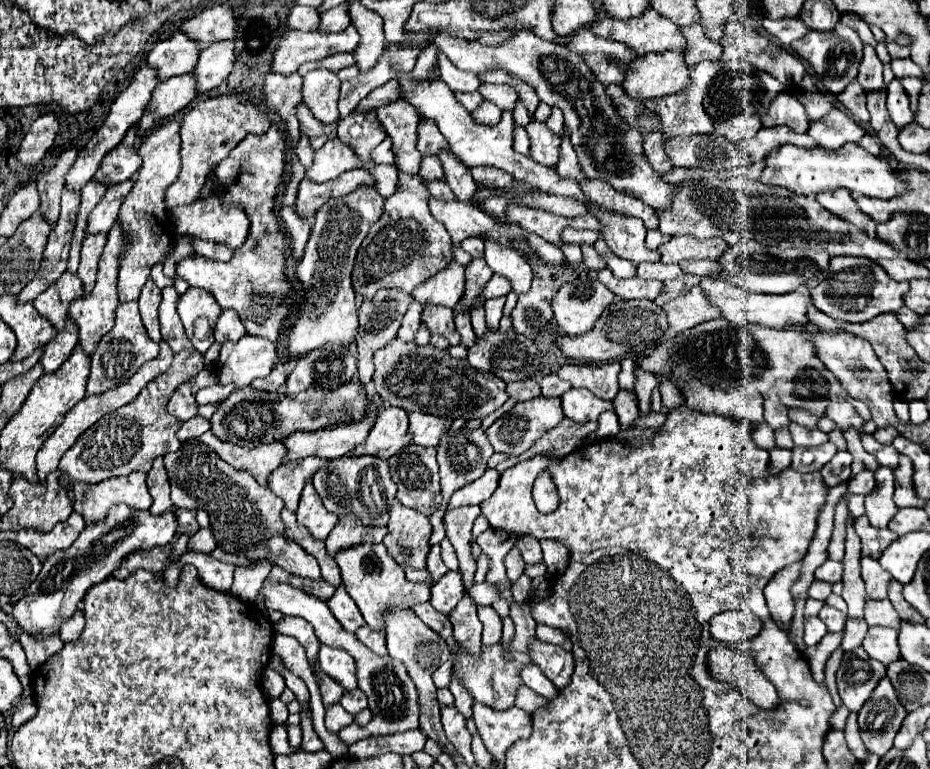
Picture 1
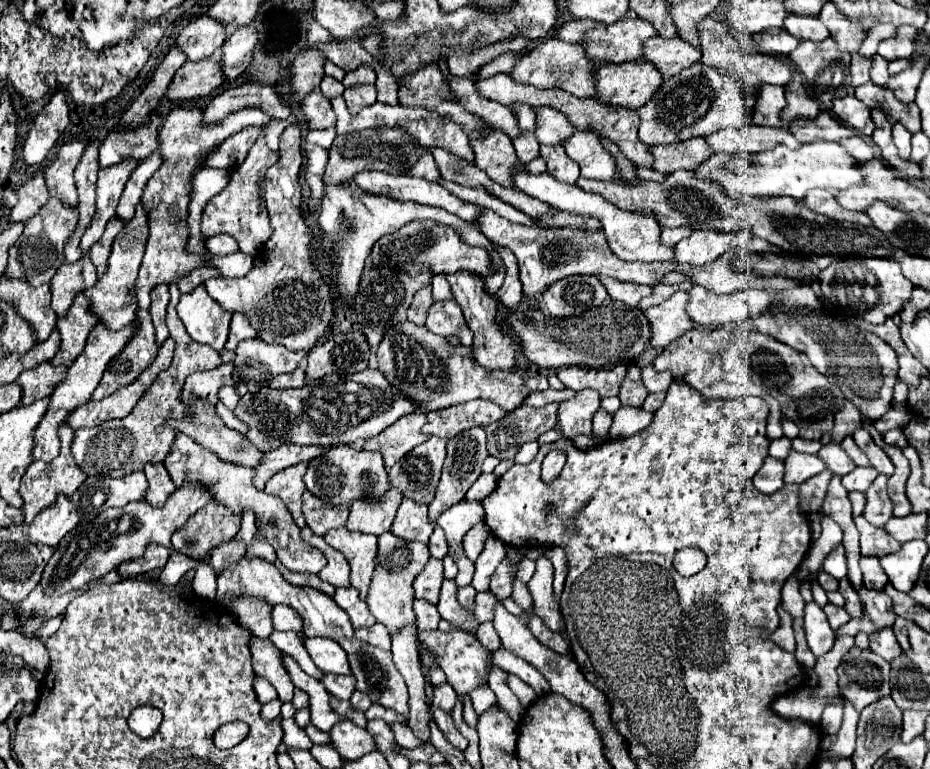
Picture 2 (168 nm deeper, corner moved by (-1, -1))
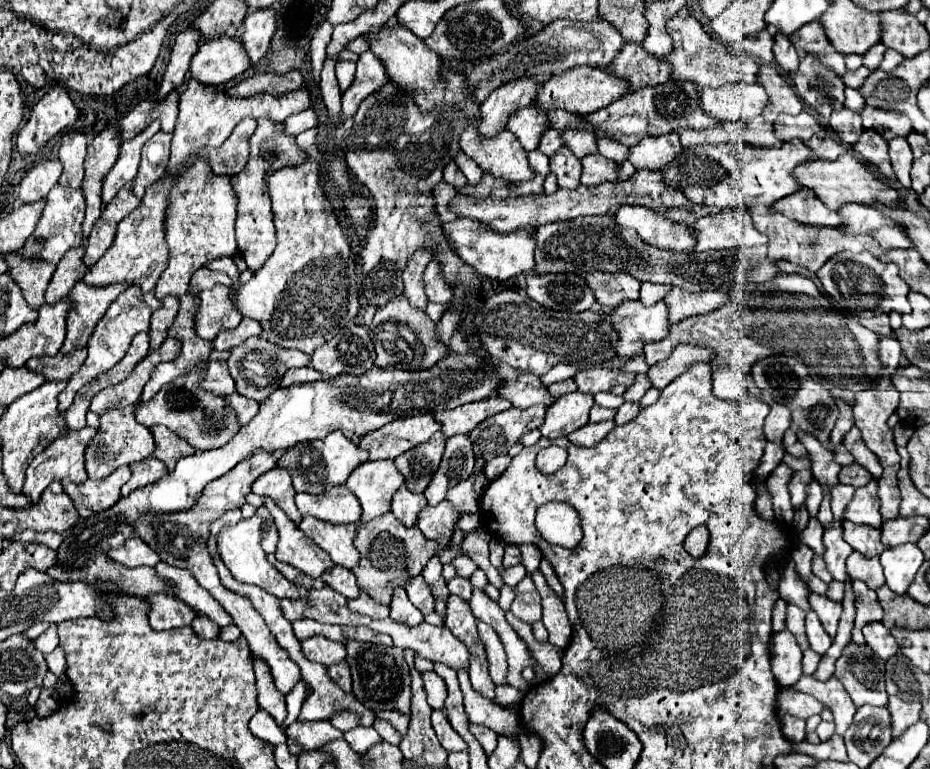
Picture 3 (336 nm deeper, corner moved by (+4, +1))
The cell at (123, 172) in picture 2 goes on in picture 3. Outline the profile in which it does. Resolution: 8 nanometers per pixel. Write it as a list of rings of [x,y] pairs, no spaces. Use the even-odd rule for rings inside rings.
[[[152,122],[144,132],[140,132],[136,138],[122,142],[120,154],[116,164],[110,168],[102,182],[102,202],[108,204],[118,190],[124,184],[130,184],[134,180],[134,174],[138,174],[138,164],[140,164],[140,150],[148,138],[152,138],[160,130],[160,122]]]

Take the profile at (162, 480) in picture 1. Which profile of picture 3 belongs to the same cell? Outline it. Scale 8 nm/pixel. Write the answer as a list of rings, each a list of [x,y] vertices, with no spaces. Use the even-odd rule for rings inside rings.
[[[146,458],[146,460],[140,460],[140,462],[132,462],[130,470],[132,470],[132,478],[122,486],[122,496],[130,494],[132,490],[154,484],[156,480],[160,480],[162,476],[168,474],[166,466],[162,466],[162,462],[158,462],[156,458]]]

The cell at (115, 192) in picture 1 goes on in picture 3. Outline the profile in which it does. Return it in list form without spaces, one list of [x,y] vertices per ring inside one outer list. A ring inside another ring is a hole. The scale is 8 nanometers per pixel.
[[[158,132],[142,148],[140,170],[132,182],[132,192],[136,198],[142,198],[146,186],[150,186],[152,182],[156,182],[164,176],[168,158],[170,158],[170,140],[172,140],[172,134]]]

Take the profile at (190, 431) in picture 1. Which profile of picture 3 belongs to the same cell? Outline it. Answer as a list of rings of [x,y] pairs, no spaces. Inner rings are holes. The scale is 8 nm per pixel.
[[[240,394],[228,396],[228,398],[226,398],[226,404],[234,410],[240,428],[244,428],[244,426],[250,422],[250,418],[254,418],[256,412],[258,412],[258,402],[248,400],[246,396],[240,396]]]

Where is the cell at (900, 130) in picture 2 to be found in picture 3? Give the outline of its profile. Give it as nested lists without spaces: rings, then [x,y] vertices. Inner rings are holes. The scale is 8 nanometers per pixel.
[[[892,138],[888,142],[888,146],[890,146],[890,162],[892,162],[892,168],[894,168],[898,182],[904,188],[910,188],[910,168],[912,168],[914,156],[910,152],[906,138]]]

